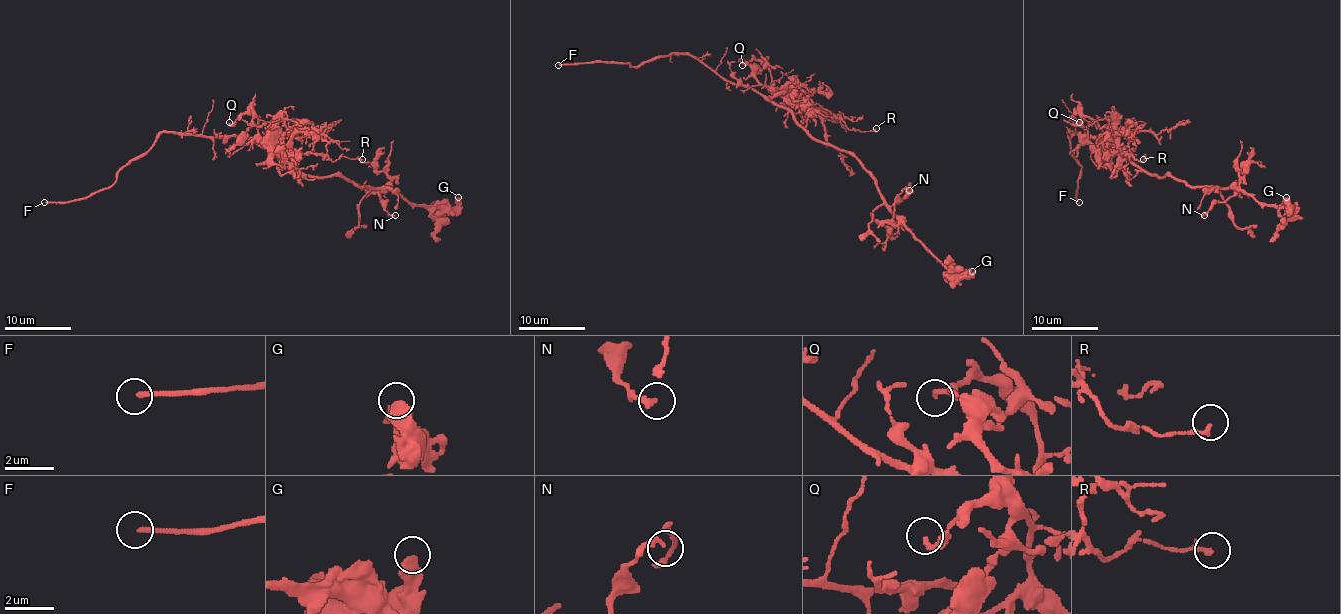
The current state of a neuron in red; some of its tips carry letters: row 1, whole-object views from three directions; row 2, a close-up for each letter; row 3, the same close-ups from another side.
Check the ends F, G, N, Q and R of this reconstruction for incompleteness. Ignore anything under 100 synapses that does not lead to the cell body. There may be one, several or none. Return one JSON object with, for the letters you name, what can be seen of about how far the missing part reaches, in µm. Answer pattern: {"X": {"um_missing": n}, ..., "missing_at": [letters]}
{"F": {"um_missing": 25}, "missing_at": ["F"]}

